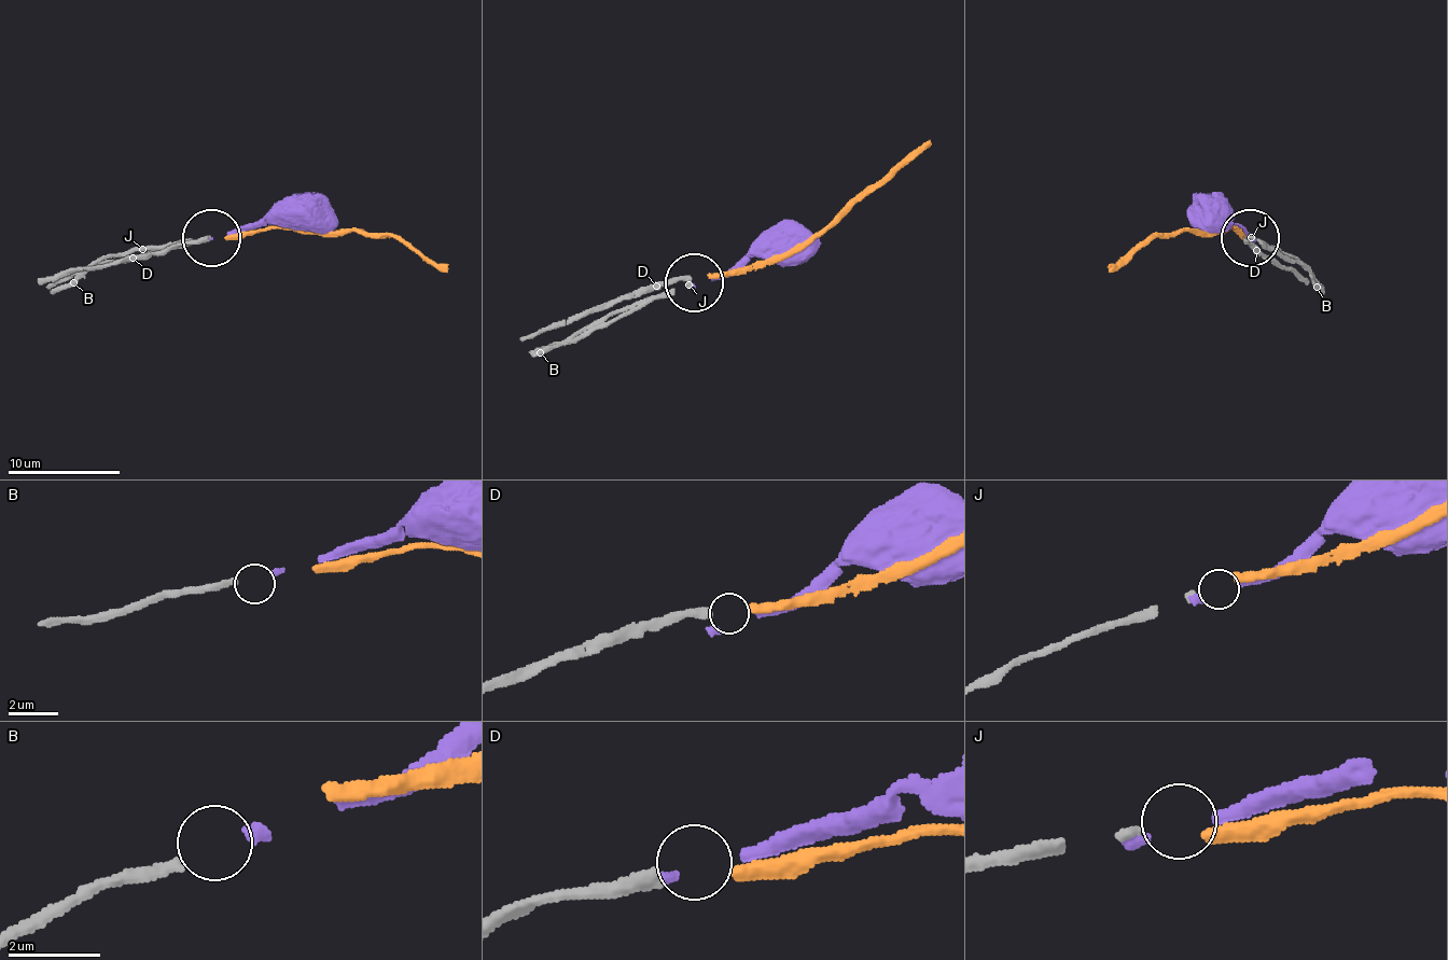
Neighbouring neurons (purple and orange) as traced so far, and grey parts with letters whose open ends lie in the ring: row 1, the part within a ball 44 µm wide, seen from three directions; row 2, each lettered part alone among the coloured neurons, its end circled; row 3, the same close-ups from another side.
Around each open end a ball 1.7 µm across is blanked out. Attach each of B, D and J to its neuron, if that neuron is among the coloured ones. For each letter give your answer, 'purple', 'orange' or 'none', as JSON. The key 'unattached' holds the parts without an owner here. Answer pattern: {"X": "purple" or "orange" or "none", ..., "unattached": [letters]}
{"B": "purple", "D": "orange", "J": "none", "unattached": ["J"]}

